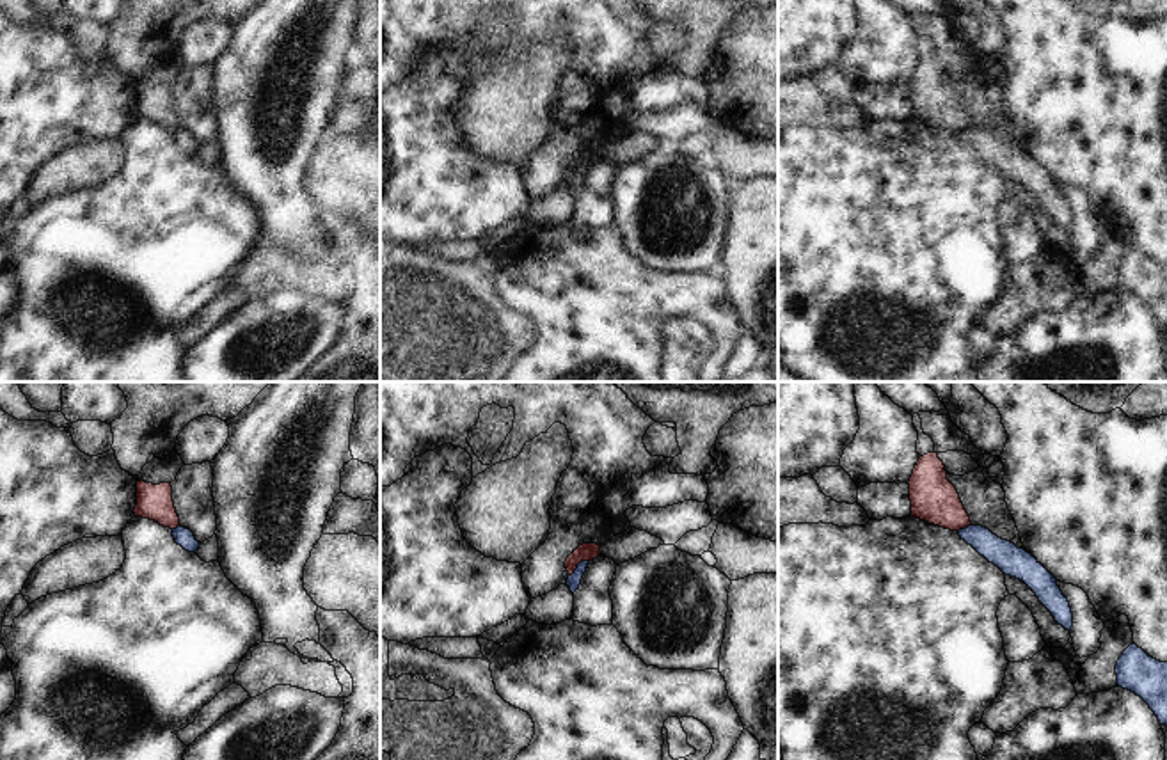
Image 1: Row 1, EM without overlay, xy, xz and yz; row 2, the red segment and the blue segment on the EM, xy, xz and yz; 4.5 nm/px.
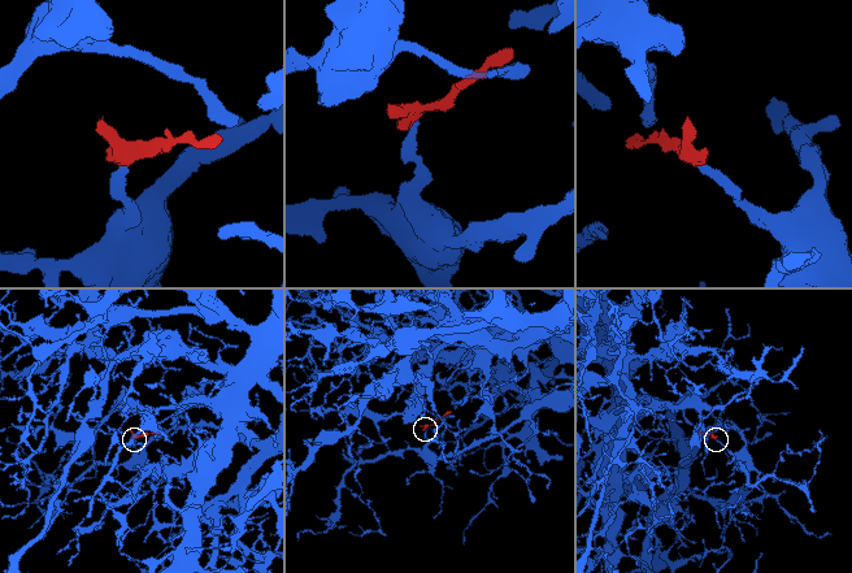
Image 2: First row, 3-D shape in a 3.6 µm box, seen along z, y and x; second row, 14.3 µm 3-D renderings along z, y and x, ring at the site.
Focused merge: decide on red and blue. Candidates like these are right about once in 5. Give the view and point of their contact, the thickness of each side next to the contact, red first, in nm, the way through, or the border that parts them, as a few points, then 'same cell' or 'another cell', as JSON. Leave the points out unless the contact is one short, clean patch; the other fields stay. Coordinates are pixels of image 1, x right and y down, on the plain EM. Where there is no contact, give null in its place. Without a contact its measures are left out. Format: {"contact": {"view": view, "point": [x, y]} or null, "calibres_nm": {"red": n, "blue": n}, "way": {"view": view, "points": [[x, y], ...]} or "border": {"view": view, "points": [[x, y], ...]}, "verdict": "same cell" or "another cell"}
{"contact": {"view": "xz", "point": [578, 166]}, "calibres_nm": {"red": 80, "blue": 60}, "border": {"view": "xz", "points": [[588, 162], [583, 162], [569, 178]]}, "verdict": "another cell"}

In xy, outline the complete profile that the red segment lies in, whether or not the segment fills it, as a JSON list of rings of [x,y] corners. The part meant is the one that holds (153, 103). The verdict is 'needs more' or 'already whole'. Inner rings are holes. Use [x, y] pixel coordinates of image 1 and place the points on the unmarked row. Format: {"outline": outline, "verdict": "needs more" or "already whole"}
{"outline": [[[137,83],[137,108],[133,115],[135,119],[155,123],[163,130],[176,131],[179,119],[174,110],[171,85],[153,87]]], "verdict": "already whole"}

